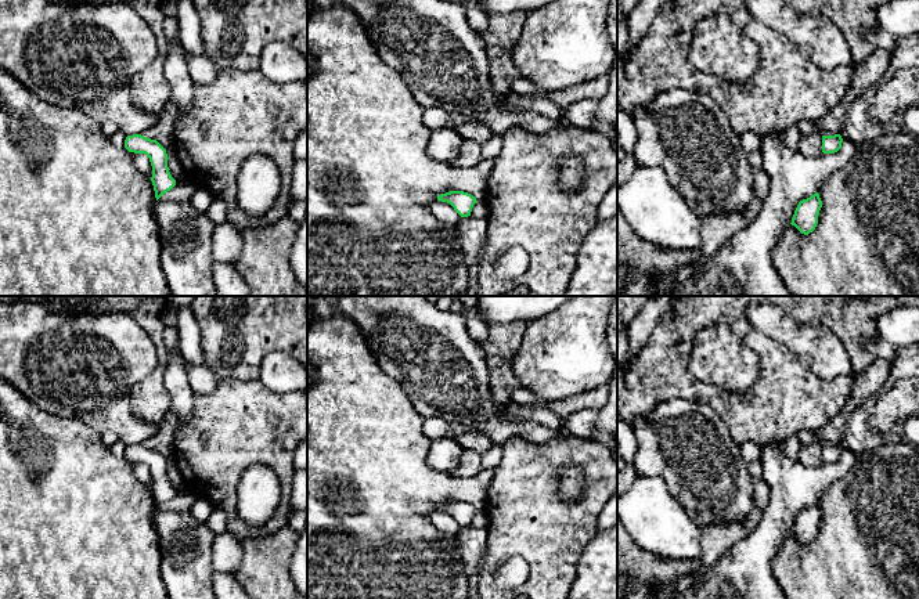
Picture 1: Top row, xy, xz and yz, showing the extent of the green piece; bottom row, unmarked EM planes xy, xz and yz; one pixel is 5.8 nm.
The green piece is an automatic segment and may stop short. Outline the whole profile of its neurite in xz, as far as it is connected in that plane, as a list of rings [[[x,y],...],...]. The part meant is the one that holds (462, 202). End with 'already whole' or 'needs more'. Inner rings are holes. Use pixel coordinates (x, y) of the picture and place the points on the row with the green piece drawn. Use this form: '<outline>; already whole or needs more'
[[[450,191],[437,196],[437,201],[450,203],[461,217],[471,216],[473,205],[477,202],[475,196],[464,191]]]; already whole

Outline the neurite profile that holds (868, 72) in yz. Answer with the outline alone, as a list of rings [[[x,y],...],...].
[[[875,48],[871,55],[854,65],[853,77],[844,97],[826,115],[818,119],[817,127],[819,131],[840,133],[848,107],[858,100],[866,89],[877,86],[882,82],[889,68],[890,58],[891,51]]]

